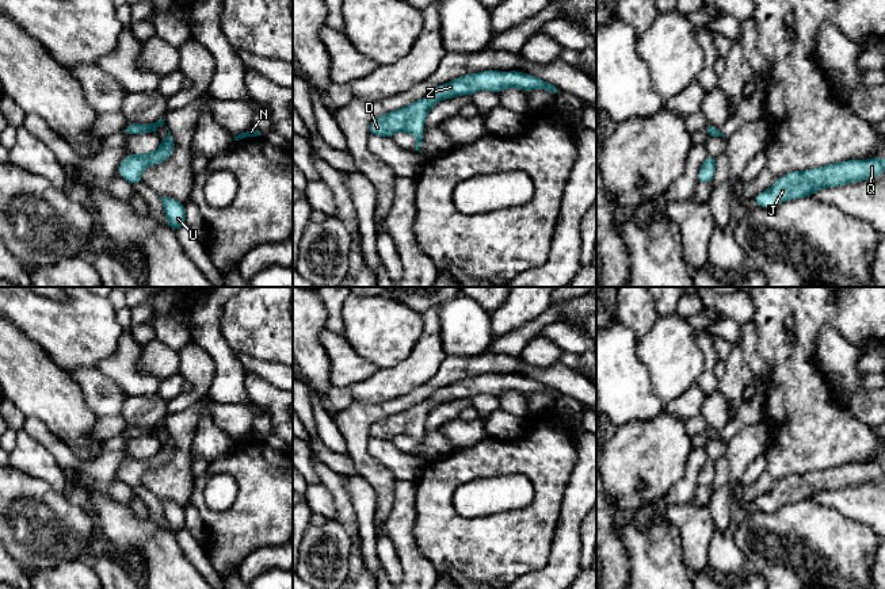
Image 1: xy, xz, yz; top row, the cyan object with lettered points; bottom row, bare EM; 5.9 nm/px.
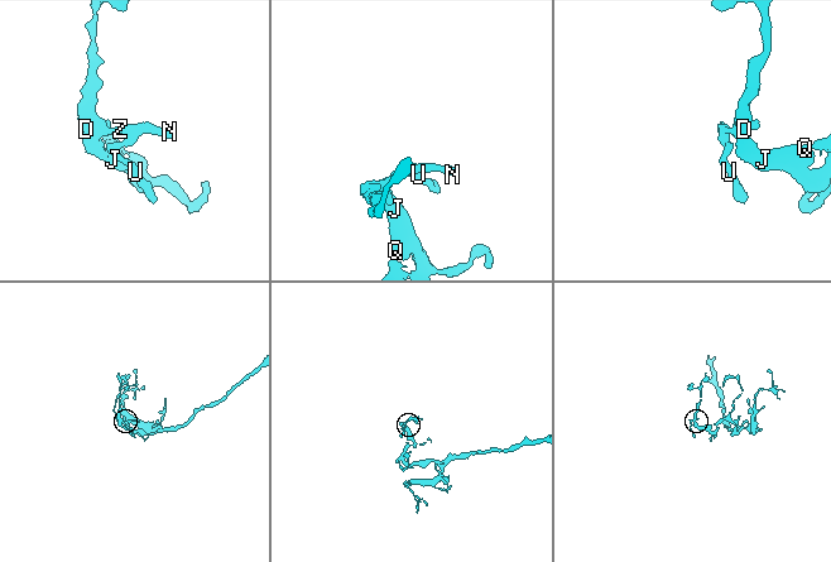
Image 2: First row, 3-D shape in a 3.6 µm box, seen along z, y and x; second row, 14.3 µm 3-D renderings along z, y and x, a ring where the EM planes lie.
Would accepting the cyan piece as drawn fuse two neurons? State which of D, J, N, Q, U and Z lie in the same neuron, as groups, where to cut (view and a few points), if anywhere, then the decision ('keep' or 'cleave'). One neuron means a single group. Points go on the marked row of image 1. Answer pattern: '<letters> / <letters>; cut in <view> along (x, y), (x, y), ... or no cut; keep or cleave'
D J N Q U Z; no cut; keep

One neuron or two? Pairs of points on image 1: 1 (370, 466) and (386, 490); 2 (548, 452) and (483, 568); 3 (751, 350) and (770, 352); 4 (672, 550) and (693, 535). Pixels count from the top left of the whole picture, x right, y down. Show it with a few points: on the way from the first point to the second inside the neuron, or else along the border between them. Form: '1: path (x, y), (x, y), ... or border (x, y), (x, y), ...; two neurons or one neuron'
1: path (373, 471), (384, 485); one neuron
2: path (548, 481), (546, 504), (511, 539); one neuron
3: border (752, 321), (758, 354), (769, 366), (767, 382); two neurons
4: border (663, 516), (678, 528), (682, 559), (691, 573); two neurons

